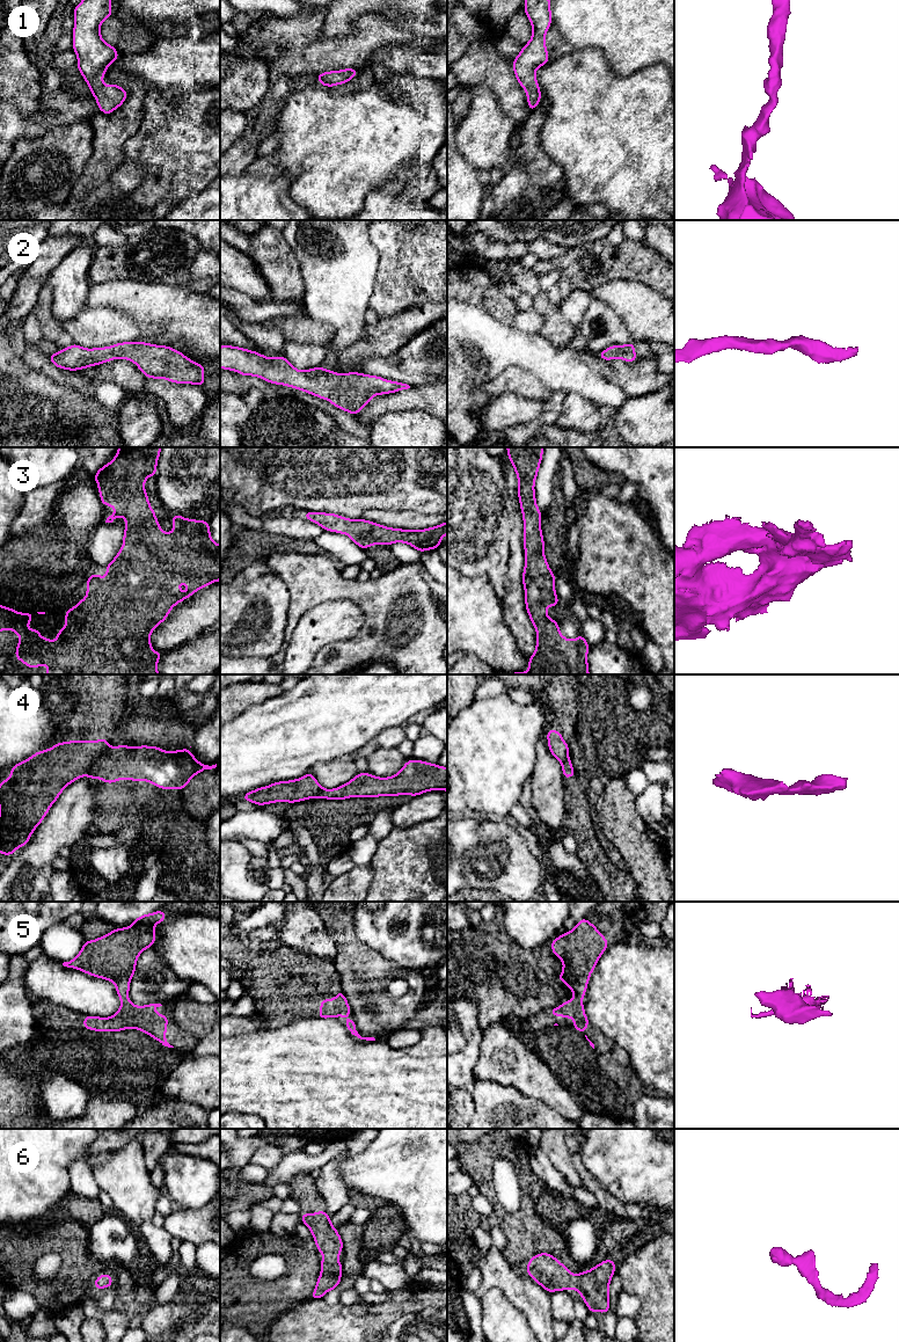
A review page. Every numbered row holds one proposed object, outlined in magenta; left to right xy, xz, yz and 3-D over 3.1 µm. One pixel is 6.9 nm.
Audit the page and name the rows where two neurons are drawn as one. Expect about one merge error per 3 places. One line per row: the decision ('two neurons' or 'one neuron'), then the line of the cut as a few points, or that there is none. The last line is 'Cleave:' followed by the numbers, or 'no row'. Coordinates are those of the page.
1: one neuron; no cut
2: one neuron; no cut
3: one neuron; no cut
4: two neurons; cut in xy along (109, 748), (92, 763), (85, 774)
5: one neuron; no cut
6: one neuron; no cut
Cleave: 4

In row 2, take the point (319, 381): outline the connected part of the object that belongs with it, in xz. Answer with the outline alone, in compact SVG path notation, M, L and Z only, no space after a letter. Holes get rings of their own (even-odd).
M221 345L220 369L254 375L269 384L284 385L322 400L357 415L374 395L390 394L410 388L409 385L358 372L345 374L322 366L300 371L282 355L269 358L244 348Z

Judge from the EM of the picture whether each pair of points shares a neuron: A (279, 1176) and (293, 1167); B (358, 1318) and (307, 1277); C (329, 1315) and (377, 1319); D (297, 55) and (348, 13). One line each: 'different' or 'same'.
A: same
B: different
C: same
D: different

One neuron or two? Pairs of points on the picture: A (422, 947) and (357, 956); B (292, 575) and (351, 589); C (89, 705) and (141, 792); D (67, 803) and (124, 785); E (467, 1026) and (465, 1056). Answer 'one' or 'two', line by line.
A: two
B: one
C: one
D: two
E: one

